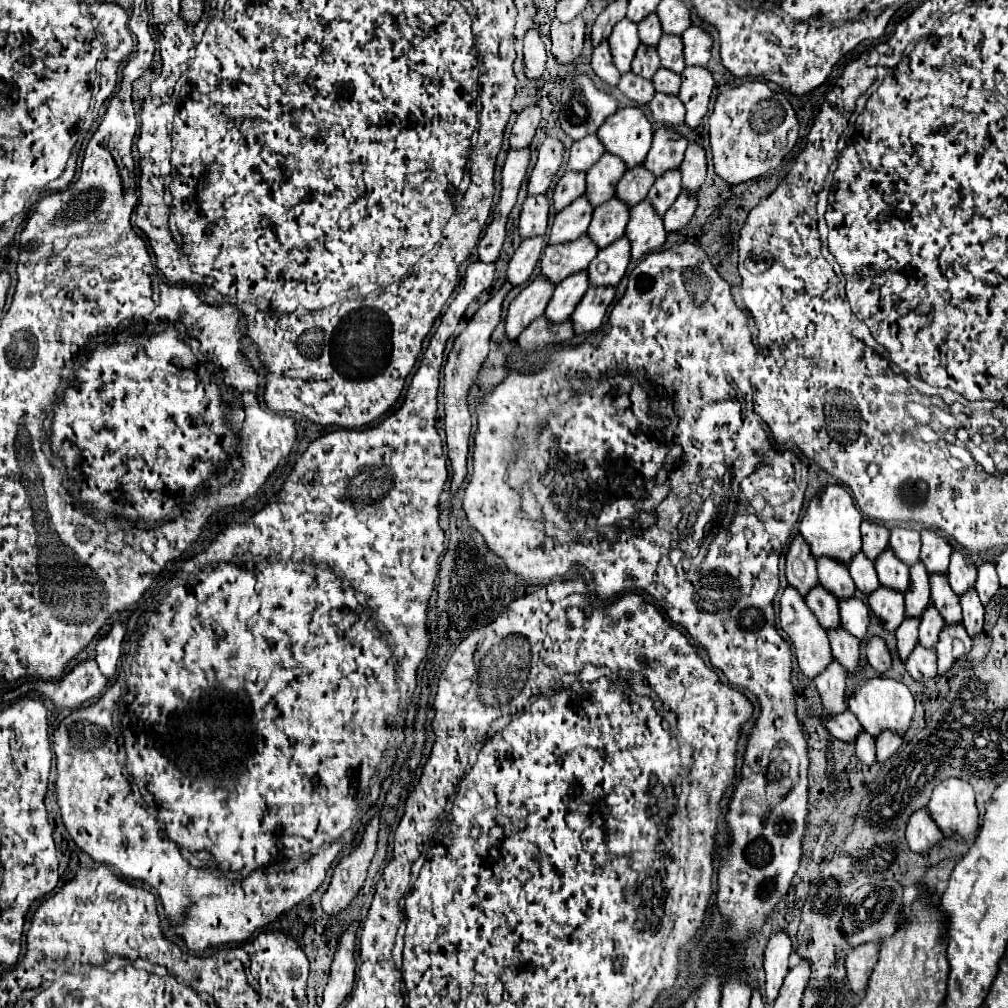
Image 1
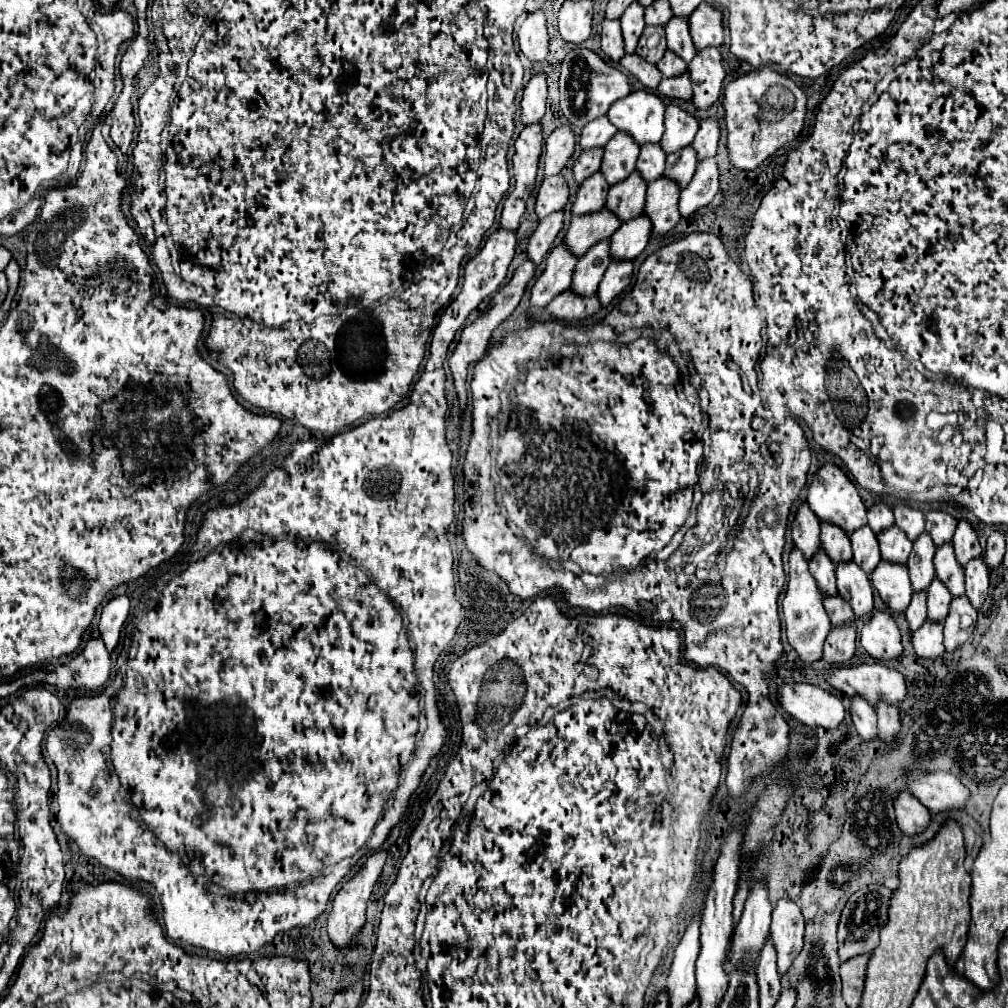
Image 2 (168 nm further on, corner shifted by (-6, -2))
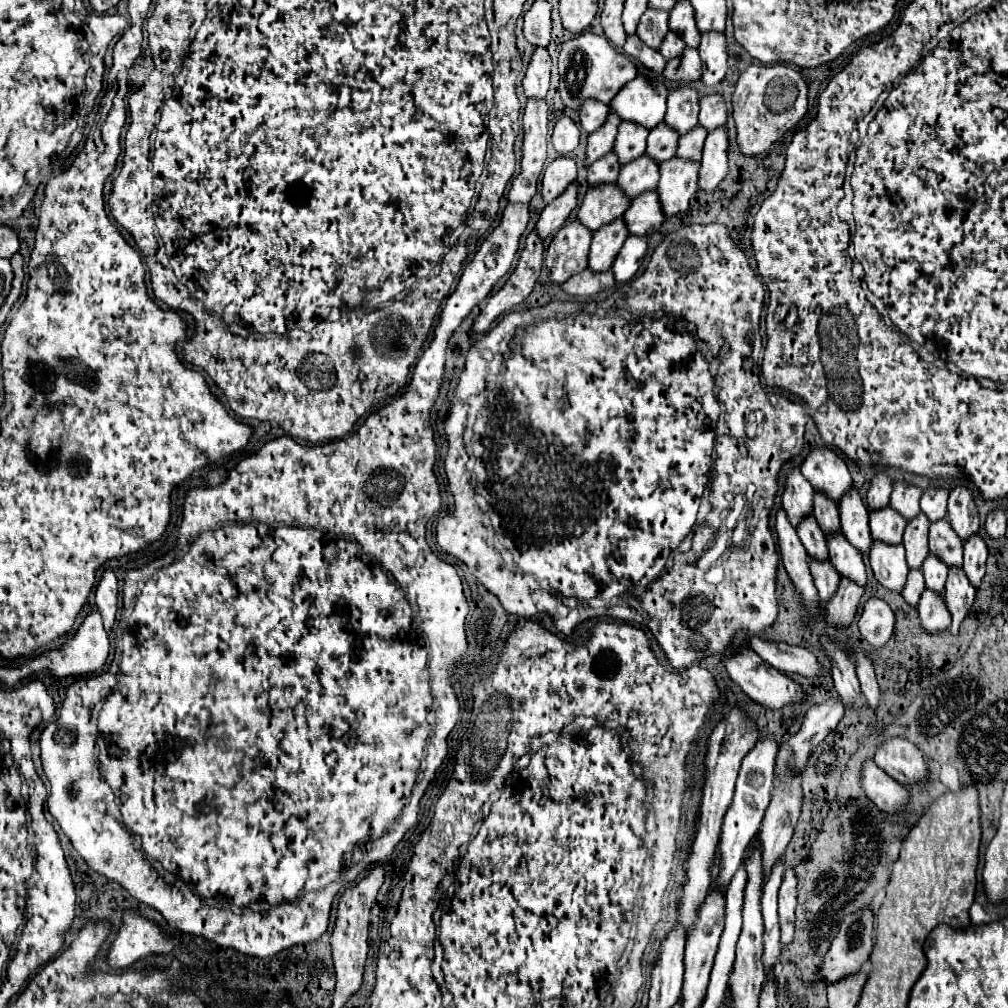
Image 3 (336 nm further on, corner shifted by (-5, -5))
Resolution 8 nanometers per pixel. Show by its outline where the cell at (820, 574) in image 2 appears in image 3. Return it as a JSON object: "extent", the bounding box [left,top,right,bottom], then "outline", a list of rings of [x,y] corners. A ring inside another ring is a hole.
{"extent":[797,514,829,560],"outline":[[[809,514],[809,518],[801,520],[801,524],[797,526],[797,534],[809,556],[819,558],[819,560],[829,558],[825,534],[821,534],[821,526],[817,526],[817,520],[813,518],[813,514]]]}

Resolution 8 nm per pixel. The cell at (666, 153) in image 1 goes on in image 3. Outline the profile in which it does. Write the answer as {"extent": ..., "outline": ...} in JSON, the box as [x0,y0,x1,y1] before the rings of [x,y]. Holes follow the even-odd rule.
{"extent":[665,86,699,134],"outline":[[[677,86],[669,92],[665,122],[679,130],[679,134],[689,132],[697,124],[699,114],[699,94],[695,86]]]}

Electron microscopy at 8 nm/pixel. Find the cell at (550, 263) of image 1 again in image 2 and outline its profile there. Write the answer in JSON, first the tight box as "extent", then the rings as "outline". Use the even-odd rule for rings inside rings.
{"extent":[564,209,620,257],"outline":[[[606,209],[584,217],[572,217],[564,243],[570,247],[570,251],[574,251],[574,255],[582,257],[590,247],[594,247],[594,243],[608,239],[618,227],[620,221]]]}

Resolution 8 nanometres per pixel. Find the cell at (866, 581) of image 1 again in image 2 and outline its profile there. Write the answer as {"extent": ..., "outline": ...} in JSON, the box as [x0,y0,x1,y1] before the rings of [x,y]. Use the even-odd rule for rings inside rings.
{"extent":[850,525,882,575],"outline":[[[864,525],[862,529],[850,535],[850,541],[852,541],[852,551],[854,551],[854,563],[858,563],[858,567],[862,567],[866,575],[872,575],[874,567],[878,567],[878,563],[882,561],[876,535],[870,531],[868,525]]]}

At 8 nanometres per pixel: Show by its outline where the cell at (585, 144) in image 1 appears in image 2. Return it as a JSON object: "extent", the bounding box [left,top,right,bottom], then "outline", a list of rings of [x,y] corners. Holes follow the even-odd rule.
{"extent":[580,117,616,151],"outline":[[[600,117],[600,119],[594,119],[590,121],[584,129],[582,129],[582,135],[580,135],[580,147],[586,151],[586,149],[602,149],[606,147],[606,143],[616,135],[616,127],[608,121],[608,117]]]}

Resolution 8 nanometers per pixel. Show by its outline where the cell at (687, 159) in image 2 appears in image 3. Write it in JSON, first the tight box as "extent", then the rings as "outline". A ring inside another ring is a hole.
{"extent":[677,124,707,160],"outline":[[[701,124],[693,126],[693,130],[689,130],[689,134],[683,134],[679,138],[677,156],[689,158],[689,160],[701,160],[701,150],[703,150],[705,138],[707,138],[707,130],[701,130]]]}

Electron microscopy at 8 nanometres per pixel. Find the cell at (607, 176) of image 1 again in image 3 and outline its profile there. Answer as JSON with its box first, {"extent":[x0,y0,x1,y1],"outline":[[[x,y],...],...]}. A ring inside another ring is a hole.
{"extent":[613,122,649,164],"outline":[[[637,122],[619,124],[619,134],[617,134],[613,150],[617,152],[621,164],[627,164],[627,162],[639,158],[641,154],[645,154],[647,134],[649,134],[649,130],[645,130],[645,126],[637,126]]]}

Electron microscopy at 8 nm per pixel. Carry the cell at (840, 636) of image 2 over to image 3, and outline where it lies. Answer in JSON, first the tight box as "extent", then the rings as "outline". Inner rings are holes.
{"extent":[827,578,865,628],"outline":[[[841,578],[837,586],[837,594],[833,594],[831,602],[827,602],[827,620],[831,624],[839,624],[847,628],[857,612],[857,604],[863,592],[865,588],[857,586],[857,582],[849,582],[849,578]]]}

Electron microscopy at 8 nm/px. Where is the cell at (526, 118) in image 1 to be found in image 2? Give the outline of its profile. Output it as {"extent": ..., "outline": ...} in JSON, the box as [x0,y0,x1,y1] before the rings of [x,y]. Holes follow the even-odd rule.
{"extent":[522,75,546,123],"outline":[[[536,75],[530,79],[530,83],[524,87],[524,99],[522,99],[522,123],[540,123],[546,111],[546,79],[544,75]]]}

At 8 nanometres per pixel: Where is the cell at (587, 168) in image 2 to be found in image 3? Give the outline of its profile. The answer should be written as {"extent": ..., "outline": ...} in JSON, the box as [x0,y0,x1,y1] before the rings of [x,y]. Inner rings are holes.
{"extent":[585,108,621,166],"outline":[[[609,108],[609,118],[605,120],[605,126],[601,126],[601,130],[597,130],[597,134],[589,136],[585,166],[591,166],[591,162],[595,162],[597,158],[601,158],[609,150],[613,150],[613,142],[617,138],[617,126],[619,124],[621,124],[621,118],[617,118],[613,114],[613,110]]]}

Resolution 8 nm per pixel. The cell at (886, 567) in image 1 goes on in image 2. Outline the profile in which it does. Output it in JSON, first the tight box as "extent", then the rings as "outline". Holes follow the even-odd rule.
{"extent":[878,525,912,563],"outline":[[[894,525],[878,535],[880,541],[880,553],[882,559],[888,563],[906,563],[910,551],[912,551],[912,541]]]}

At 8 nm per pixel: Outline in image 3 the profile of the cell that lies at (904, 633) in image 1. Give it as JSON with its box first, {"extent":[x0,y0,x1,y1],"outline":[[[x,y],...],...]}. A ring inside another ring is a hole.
{"extent":[901,570,925,606],"outline":[[[909,570],[909,574],[907,574],[907,584],[905,584],[903,592],[901,592],[903,598],[905,598],[911,606],[917,606],[923,590],[925,590],[925,582],[923,582],[921,570]]]}

